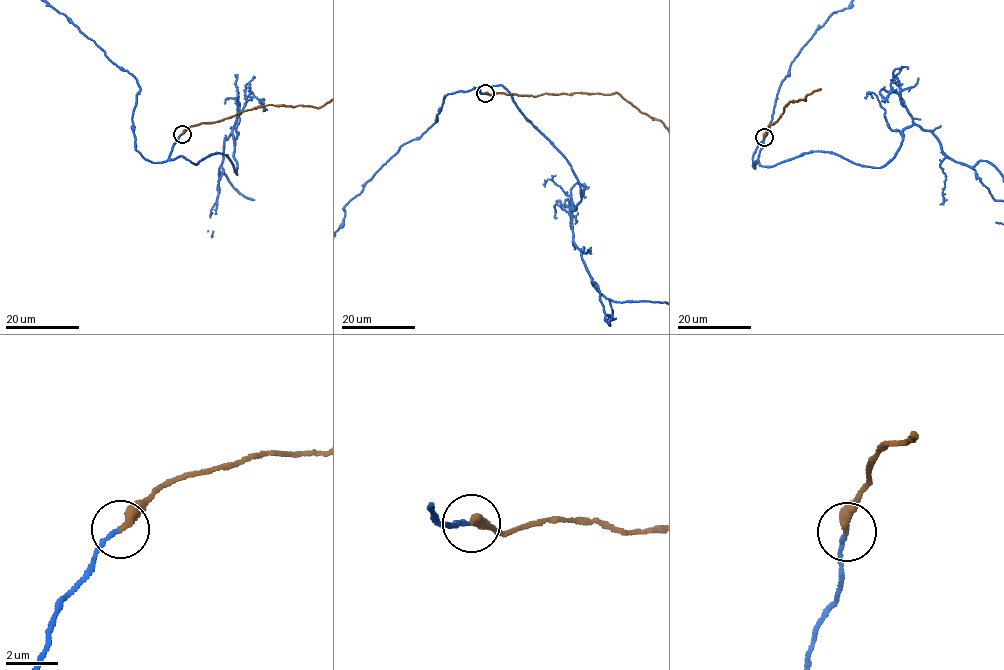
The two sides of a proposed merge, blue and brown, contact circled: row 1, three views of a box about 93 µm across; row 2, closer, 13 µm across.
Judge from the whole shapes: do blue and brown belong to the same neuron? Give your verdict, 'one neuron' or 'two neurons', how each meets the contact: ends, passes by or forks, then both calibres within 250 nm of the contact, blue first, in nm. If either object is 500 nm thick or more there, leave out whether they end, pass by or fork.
one neuron; blue ends; brown ends; calibres 140 and 320 nm

